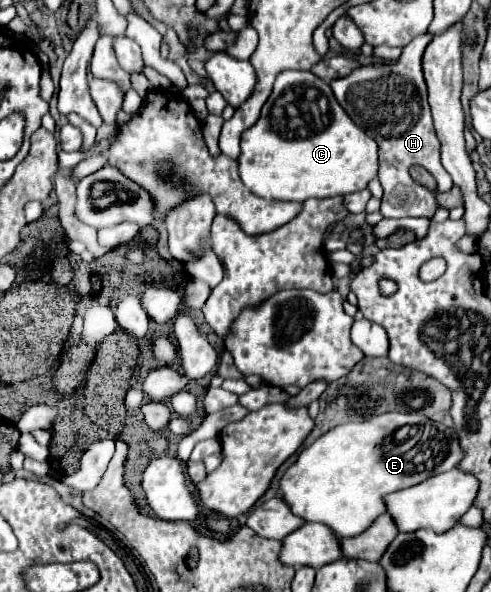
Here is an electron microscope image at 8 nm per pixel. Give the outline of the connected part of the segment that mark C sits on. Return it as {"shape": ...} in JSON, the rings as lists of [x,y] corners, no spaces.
{"shape":[[[284,71],[260,119],[242,133],[238,173],[242,183],[264,199],[302,203],[310,197],[348,195],[366,189],[378,175],[378,145],[354,125],[326,81],[310,71]]]}

